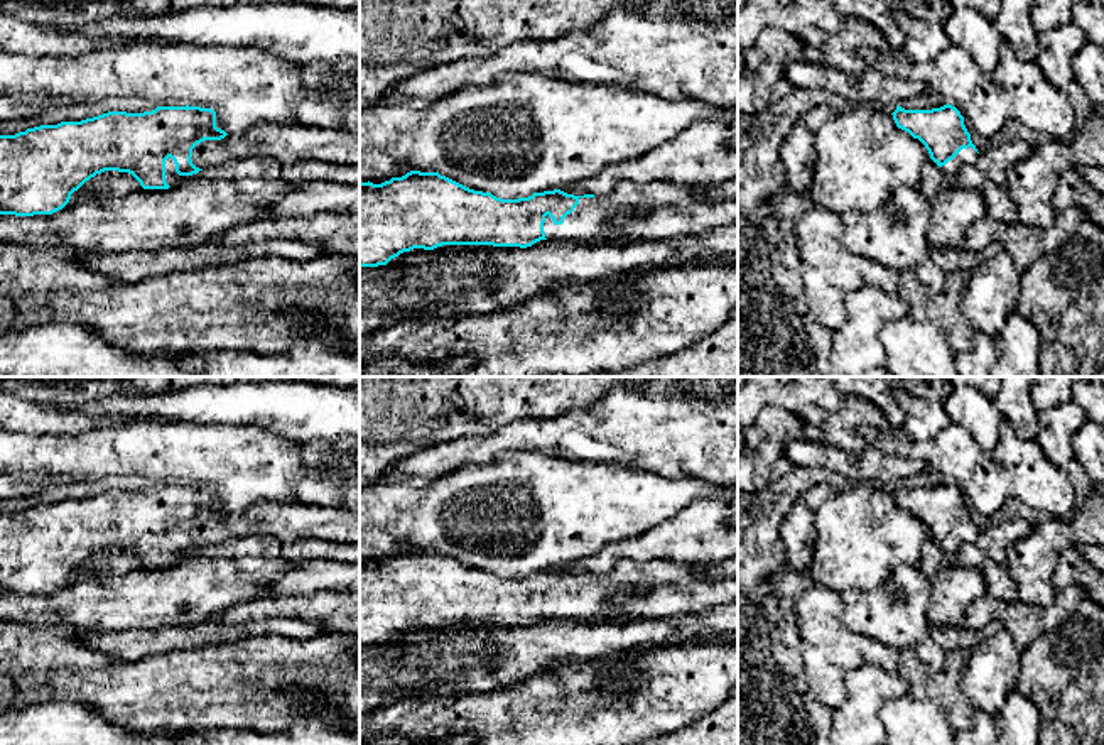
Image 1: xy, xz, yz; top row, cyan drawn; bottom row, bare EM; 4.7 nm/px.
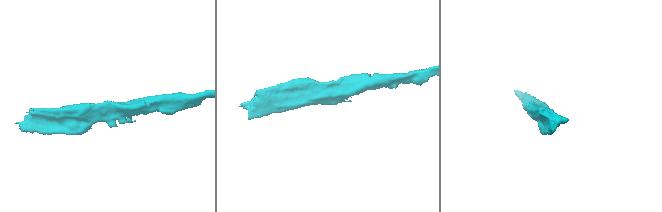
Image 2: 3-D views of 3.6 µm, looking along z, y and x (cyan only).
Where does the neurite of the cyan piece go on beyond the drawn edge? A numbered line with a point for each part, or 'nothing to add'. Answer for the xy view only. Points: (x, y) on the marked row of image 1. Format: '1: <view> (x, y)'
1: xy (287, 142)

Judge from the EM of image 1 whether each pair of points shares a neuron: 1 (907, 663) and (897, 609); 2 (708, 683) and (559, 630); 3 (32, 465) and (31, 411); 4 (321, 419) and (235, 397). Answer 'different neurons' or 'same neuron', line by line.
1: different neurons
2: different neurons
3: different neurons
4: same neuron

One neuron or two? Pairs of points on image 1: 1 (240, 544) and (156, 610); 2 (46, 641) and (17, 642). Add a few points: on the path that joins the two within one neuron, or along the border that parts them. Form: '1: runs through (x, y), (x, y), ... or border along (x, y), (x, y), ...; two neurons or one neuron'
1: border along (184, 556), (265, 556); two neurons
2: runs through (39, 642), (24, 642); one neuron

